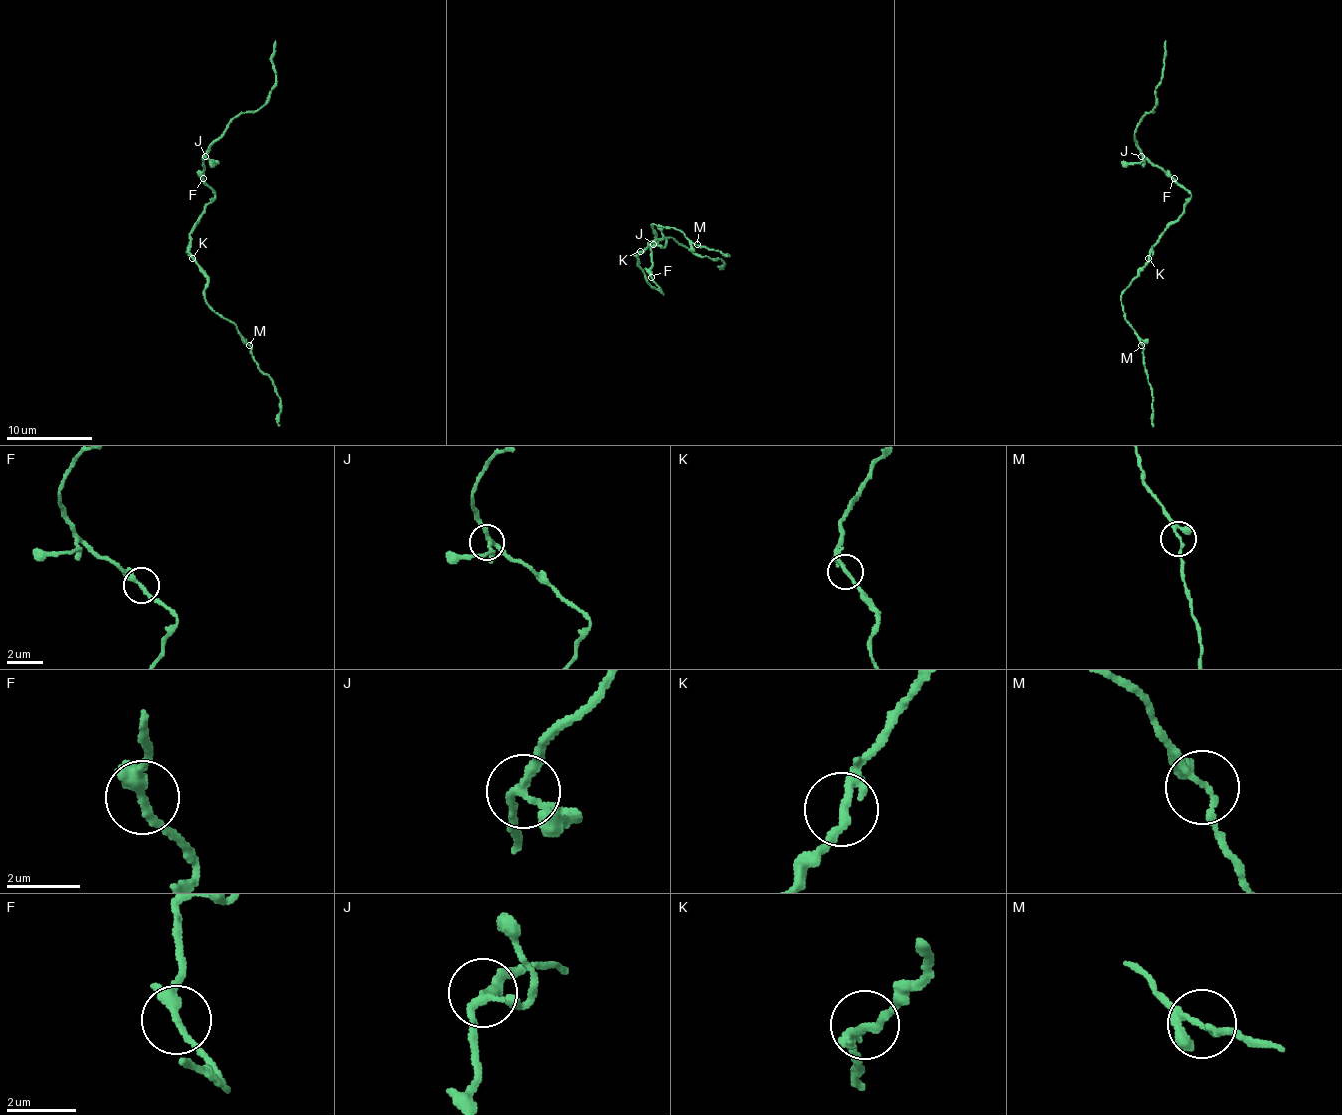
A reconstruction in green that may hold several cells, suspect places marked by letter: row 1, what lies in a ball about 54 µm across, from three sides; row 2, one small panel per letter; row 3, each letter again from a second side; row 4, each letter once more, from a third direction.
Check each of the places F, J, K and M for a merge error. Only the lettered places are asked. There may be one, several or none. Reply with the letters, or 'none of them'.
none of them

